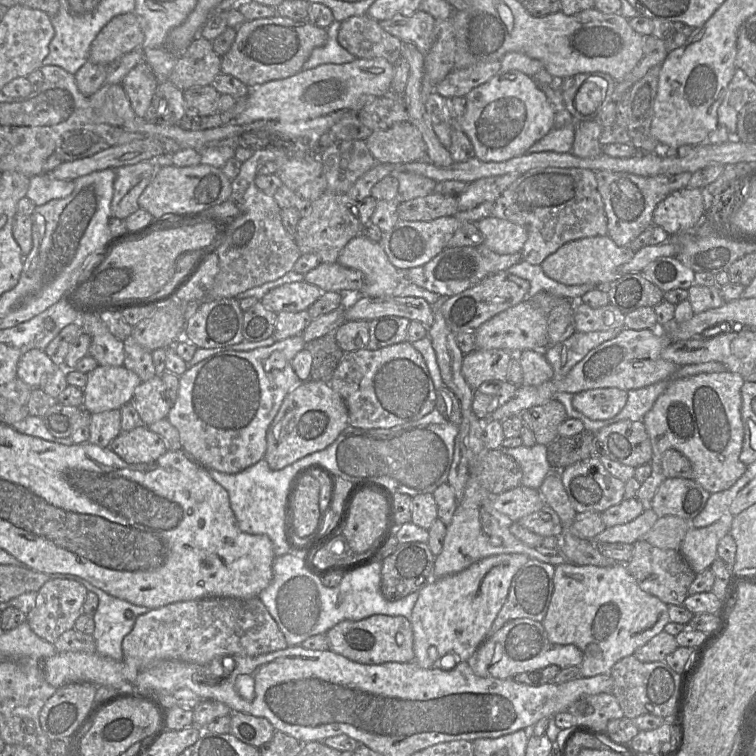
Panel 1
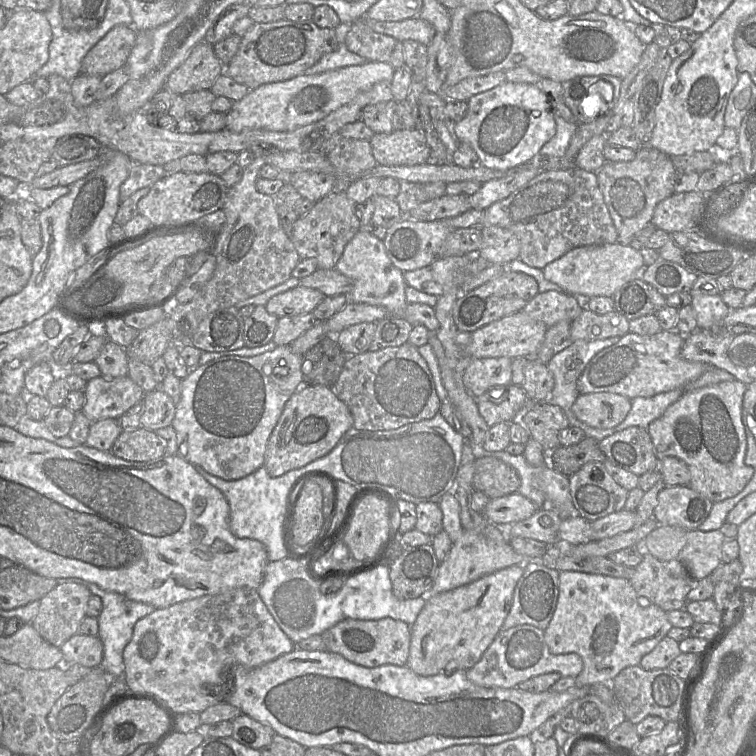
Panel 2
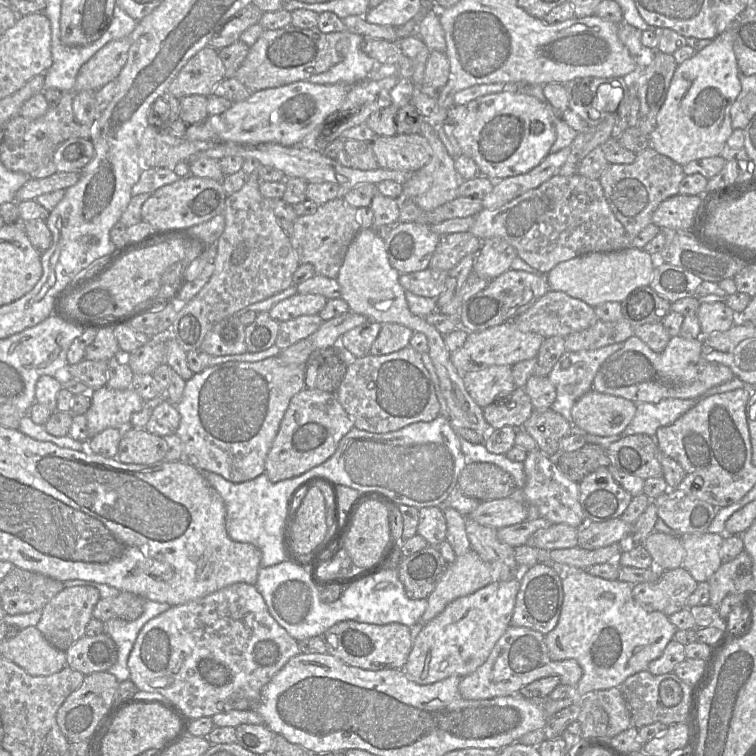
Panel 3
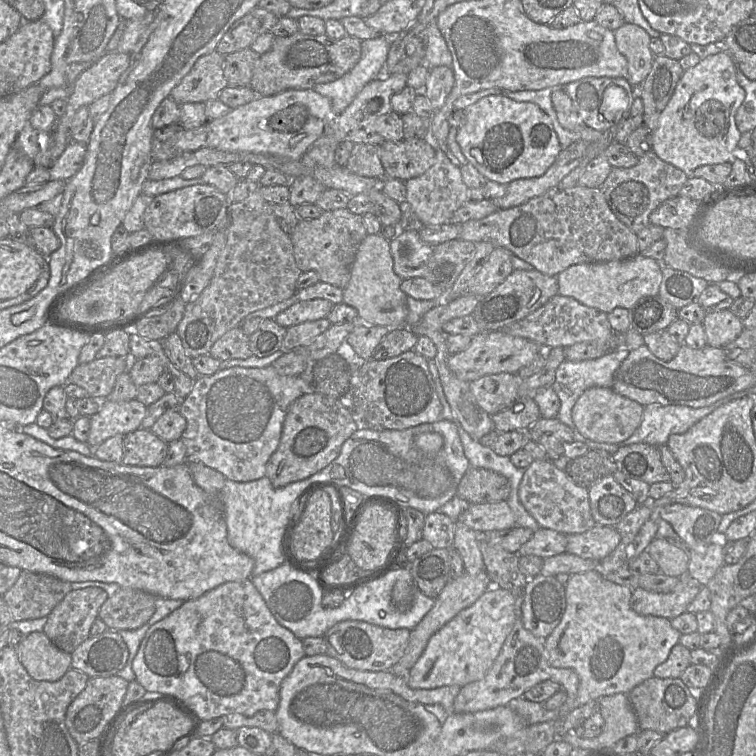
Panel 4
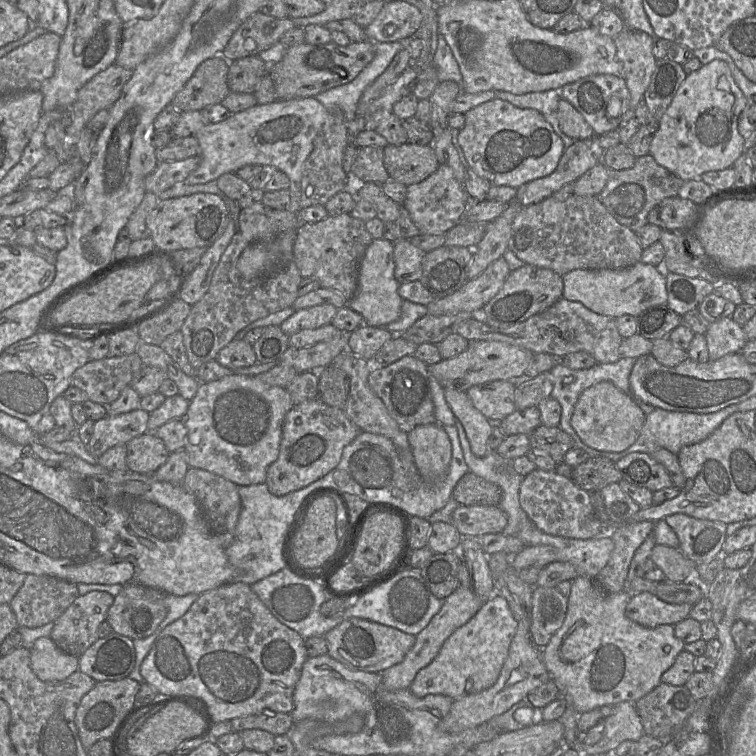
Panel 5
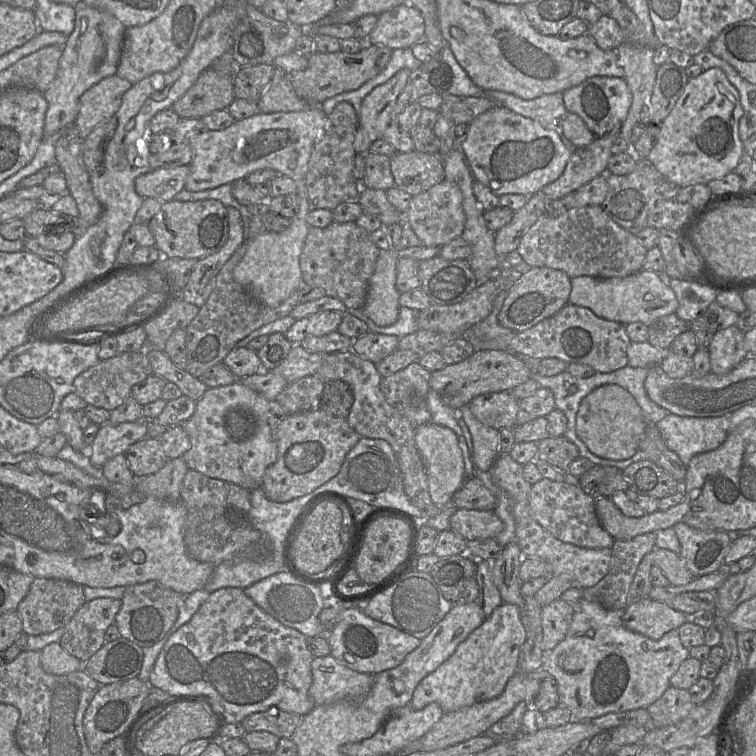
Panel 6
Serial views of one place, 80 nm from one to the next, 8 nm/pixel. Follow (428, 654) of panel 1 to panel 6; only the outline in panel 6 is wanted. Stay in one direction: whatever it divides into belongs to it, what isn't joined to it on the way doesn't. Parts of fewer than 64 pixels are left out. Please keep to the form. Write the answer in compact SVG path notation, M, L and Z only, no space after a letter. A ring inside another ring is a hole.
M502 603L445 662L419 682L410 706L420 710L430 703L437 703L444 713L448 713L500 696L509 679L519 671L520 652L525 640L526 630L520 608Z

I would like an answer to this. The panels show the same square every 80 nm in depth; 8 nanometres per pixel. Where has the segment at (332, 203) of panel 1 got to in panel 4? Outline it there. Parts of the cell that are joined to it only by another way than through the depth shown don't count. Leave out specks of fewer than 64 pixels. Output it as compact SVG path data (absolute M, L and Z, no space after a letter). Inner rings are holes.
M345 208L323 211L315 219L300 219L290 238L295 261L301 272L315 271L320 281L344 289L350 280L358 247L367 234L362 216Z

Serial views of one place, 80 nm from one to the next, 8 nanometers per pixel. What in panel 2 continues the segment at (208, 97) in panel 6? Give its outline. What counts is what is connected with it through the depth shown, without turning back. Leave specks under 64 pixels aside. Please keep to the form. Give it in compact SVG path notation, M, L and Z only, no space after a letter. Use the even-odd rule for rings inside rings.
M202 41L195 45L185 61L168 76L165 88L175 94L211 89L215 80L224 74L213 45Z

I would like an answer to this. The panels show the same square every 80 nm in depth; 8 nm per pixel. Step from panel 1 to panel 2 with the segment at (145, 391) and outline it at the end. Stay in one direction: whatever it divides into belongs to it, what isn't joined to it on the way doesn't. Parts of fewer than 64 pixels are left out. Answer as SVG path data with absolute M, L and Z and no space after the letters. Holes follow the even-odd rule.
M161 387L145 393L140 426L151 431L172 425L176 406Z

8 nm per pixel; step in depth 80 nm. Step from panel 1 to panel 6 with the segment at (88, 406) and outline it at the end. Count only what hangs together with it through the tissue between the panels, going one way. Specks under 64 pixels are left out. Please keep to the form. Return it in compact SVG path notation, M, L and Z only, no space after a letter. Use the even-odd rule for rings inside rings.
M144 418L116 426L109 423L99 425L98 433L89 449L91 463L102 468L112 457L125 454L132 444L147 437L147 420Z

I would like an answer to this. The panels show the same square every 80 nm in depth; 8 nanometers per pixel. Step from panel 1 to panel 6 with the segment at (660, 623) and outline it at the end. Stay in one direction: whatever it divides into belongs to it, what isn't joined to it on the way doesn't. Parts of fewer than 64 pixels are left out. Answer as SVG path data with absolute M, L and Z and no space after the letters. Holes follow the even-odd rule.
M582 598L576 605L573 605L573 607L575 611L567 635L554 649L544 651L544 660L542 664L542 670L557 681L559 703L570 710L574 718L573 720L592 720L593 718L610 712L647 708L650 704L659 699L667 688L671 686L670 678L676 673L680 664L686 658L690 657L689 649L684 647L681 643L678 629L670 630L659 640L653 640L627 629L622 622L623 611L610 610L596 602L588 601L584 598Z

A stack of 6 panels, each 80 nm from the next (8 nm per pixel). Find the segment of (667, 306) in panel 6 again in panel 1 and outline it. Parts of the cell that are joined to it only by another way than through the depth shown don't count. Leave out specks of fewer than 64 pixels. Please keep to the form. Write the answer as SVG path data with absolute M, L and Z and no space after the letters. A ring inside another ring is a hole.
M609 235L587 237L562 245L542 263L543 272L551 279L565 285L587 284L605 288L620 276L620 267L629 262L635 252L628 246L620 247Z

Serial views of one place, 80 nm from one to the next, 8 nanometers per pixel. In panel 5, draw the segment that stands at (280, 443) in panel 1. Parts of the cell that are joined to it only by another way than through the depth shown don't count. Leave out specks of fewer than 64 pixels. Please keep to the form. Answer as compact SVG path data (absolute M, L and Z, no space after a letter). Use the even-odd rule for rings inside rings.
M318 398L294 405L283 422L278 458L266 472L268 490L284 496L322 478L339 464L343 449L359 432L344 409L331 407Z

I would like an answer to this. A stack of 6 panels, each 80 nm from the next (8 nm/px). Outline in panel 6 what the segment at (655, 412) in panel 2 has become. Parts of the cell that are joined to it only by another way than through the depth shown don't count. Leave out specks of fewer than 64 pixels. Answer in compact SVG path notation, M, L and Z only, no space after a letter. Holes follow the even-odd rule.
M668 414L656 423L667 447L675 452L687 466L691 458L699 453L717 449L730 431L731 414L717 417L693 417Z

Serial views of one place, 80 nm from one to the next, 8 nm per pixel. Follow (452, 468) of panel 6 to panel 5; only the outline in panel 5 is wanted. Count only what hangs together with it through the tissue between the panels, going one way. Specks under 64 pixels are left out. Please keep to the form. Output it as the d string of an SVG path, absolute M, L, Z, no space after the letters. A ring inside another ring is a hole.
M439 424L417 426L408 433L414 463L425 481L443 480L452 458L448 434Z

